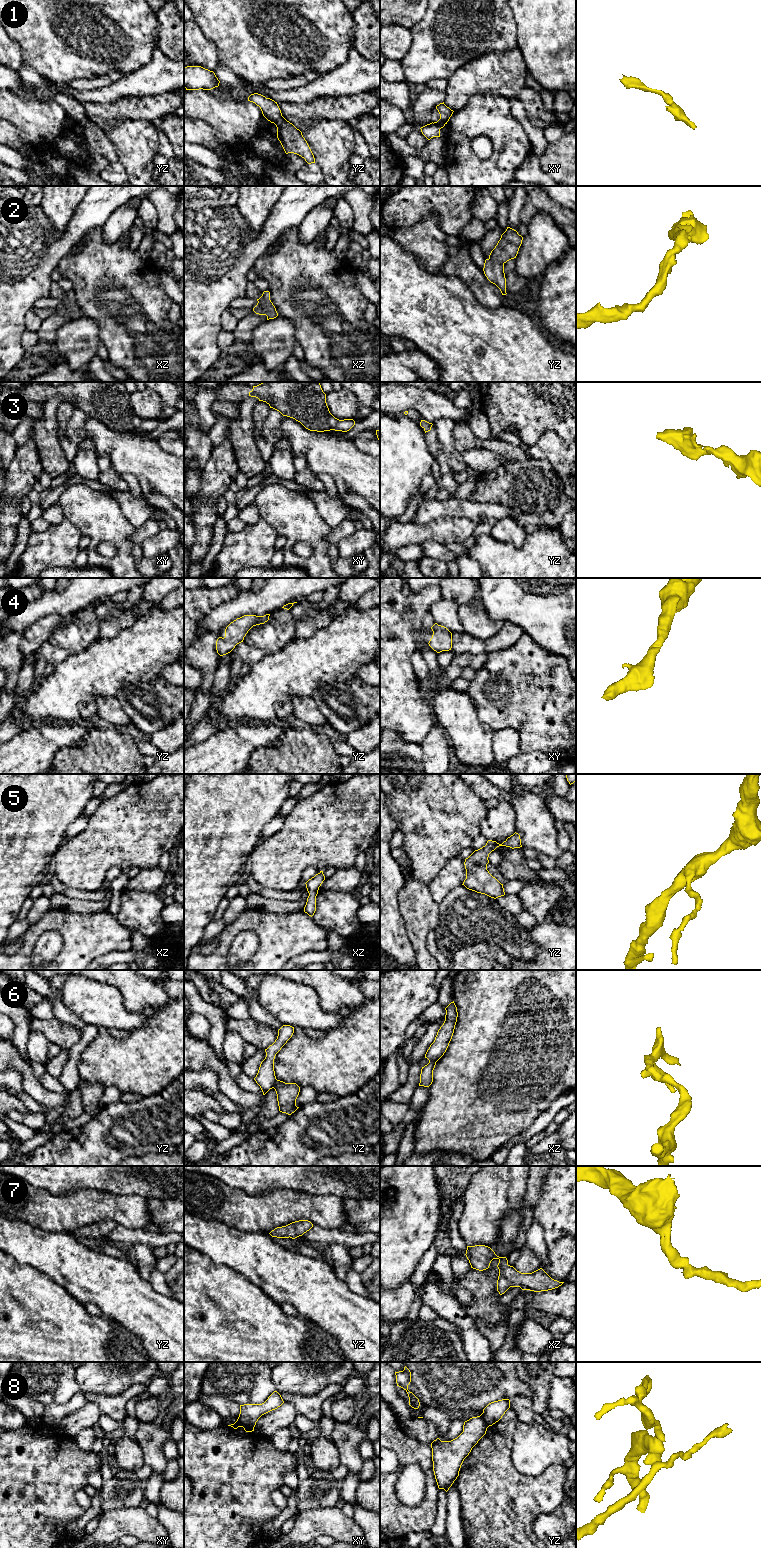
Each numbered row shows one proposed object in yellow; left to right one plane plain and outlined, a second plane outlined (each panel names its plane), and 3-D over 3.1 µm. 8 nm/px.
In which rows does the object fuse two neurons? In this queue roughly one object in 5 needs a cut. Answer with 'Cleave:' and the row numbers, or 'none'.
Cleave: 6, 8

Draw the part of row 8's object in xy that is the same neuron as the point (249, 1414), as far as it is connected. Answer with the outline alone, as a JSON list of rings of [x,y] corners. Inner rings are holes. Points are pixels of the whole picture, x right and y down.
[[[274,1391],[262,1404],[240,1405],[240,1414],[237,1420],[240,1425],[254,1429],[256,1422],[262,1415],[277,1409],[283,1403],[281,1395]]]

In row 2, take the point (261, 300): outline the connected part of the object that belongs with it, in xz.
[[[264,291],[262,296],[257,299],[258,303],[253,308],[253,311],[259,315],[266,315],[267,320],[274,319],[278,316],[275,306],[270,300],[270,292]]]

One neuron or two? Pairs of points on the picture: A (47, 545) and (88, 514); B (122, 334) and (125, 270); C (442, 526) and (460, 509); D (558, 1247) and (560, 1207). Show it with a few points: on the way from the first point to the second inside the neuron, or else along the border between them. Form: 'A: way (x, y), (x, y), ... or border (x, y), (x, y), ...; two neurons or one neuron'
A: border (64, 518), (69, 520), (82, 535); two neurons
B: way (108, 317), (108, 293), (111, 290), (111, 284); one neuron
C: border (474, 522), (465, 518), (437, 518), (428, 523); two neurons
D: way (552, 1239), (558, 1233), (560, 1217); one neuron

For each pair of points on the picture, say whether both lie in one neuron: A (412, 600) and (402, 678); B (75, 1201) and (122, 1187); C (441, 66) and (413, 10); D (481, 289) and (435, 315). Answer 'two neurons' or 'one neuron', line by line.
A: one neuron
B: two neurons
C: two neurons
D: two neurons

